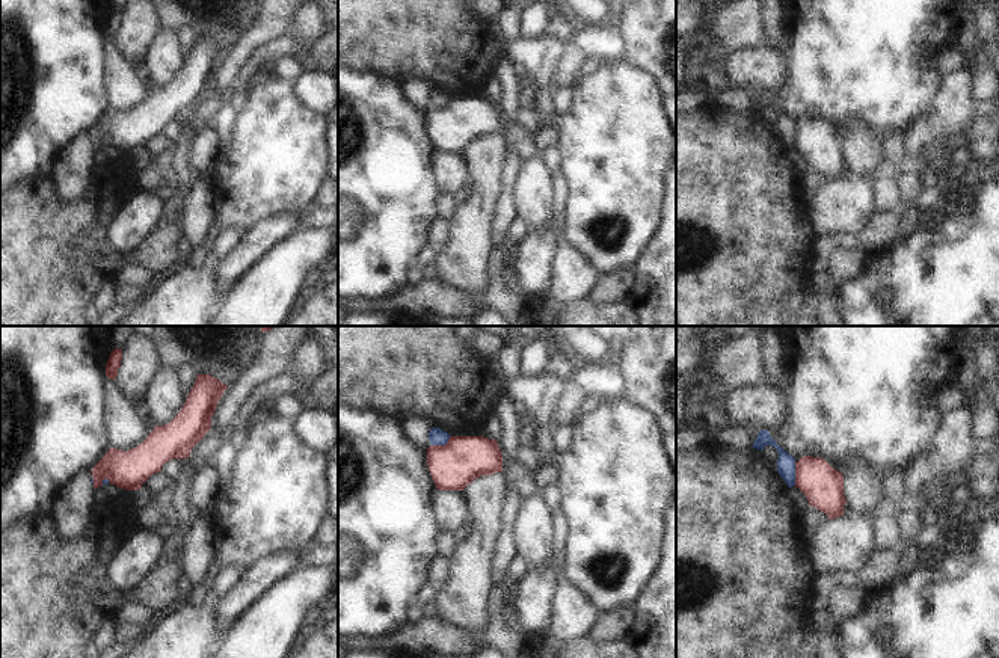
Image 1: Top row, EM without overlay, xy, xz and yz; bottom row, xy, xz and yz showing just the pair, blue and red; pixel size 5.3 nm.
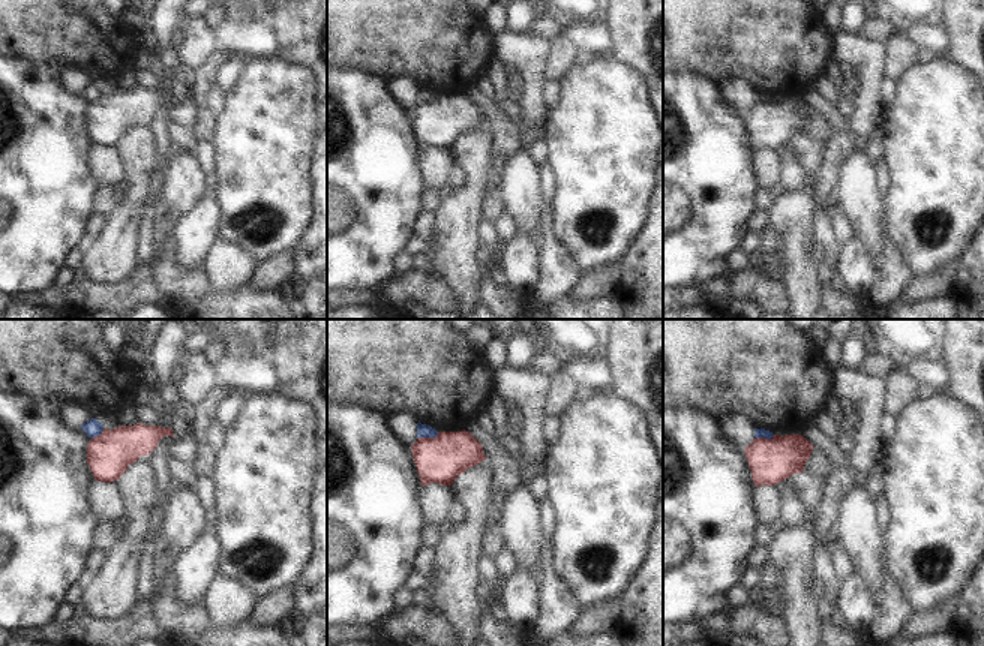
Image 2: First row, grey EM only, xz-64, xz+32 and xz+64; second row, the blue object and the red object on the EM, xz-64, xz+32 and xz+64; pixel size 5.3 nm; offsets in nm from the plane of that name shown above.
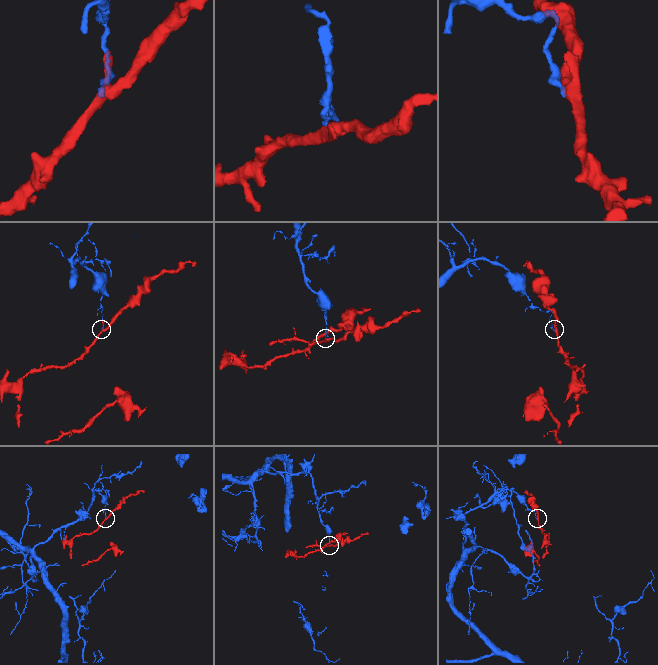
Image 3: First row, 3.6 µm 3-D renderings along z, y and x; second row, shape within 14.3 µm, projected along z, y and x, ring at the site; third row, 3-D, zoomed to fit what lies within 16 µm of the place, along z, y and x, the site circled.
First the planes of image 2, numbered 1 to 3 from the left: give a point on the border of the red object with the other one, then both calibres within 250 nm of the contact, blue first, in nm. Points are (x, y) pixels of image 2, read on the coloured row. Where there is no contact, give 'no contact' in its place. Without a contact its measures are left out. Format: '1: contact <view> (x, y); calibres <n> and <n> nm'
1: contact xz-64 (98, 435); calibres 90 and 240 nm
2: contact xz+32 (429, 436); calibres 70 and 240 nm
3: contact xz+64 (765, 438); calibres 50 and 240 nm

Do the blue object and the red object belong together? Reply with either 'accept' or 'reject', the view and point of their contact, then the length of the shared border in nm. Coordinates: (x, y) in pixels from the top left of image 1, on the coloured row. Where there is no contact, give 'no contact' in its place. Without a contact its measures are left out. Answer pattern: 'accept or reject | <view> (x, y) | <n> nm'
reject | yz (794, 474) | 130 nm

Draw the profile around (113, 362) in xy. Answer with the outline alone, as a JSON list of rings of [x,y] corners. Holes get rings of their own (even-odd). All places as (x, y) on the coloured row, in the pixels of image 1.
[[[115,349],[110,356],[109,361],[106,364],[106,376],[109,379],[115,379],[118,376],[118,368],[121,365],[121,359],[122,359],[122,349]]]

